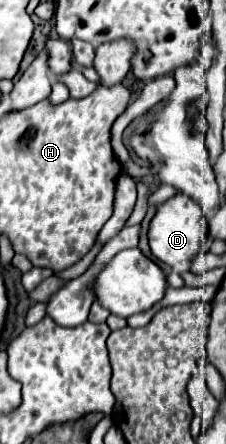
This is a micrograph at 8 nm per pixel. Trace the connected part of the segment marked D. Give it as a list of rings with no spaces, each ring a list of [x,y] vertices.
[[[177,194],[175,198],[163,202],[155,214],[155,218],[149,224],[149,246],[155,258],[169,266],[177,264],[193,264],[197,256],[203,252],[205,244],[209,242],[209,224],[203,218],[203,208],[199,202],[191,200],[189,196]]]

